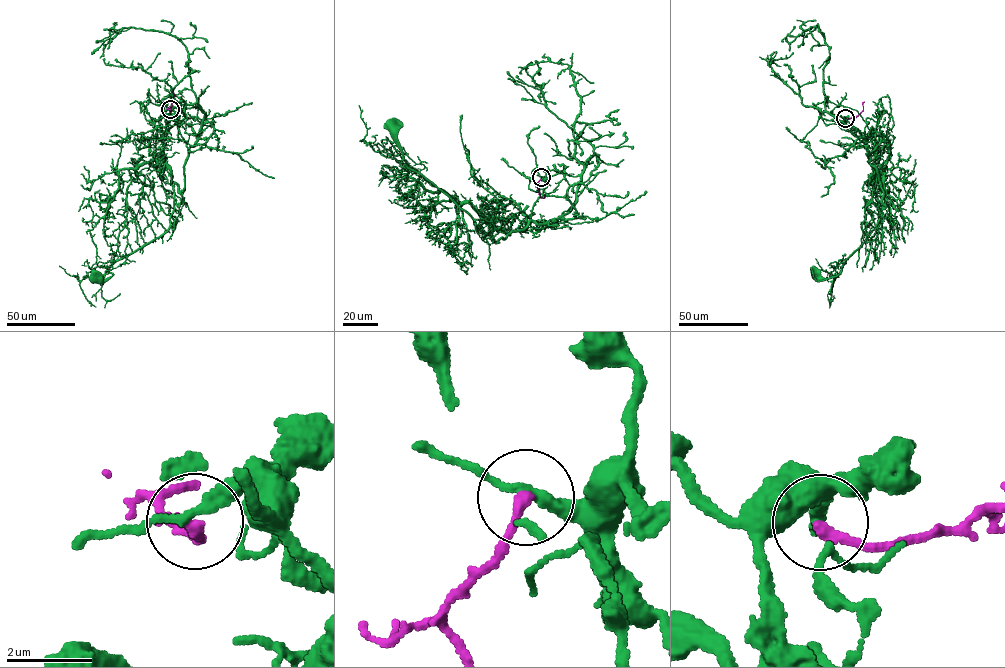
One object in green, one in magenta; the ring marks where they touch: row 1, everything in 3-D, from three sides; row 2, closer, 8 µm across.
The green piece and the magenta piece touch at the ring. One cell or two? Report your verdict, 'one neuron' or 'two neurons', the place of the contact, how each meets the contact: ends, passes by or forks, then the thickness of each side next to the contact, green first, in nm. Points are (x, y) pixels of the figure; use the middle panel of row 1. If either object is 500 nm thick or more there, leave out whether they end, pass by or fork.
two neurons; place (541, 177); green passes by; magenta ends; calibres 240 and 280 nm

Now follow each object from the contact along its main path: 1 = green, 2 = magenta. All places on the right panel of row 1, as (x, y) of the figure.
1: (845, 118), (854, 135), (884, 135), (889, 142), (884, 204), (877, 226), (841, 273), (826, 279), (816, 275)
2: (845, 118), (857, 116), (863, 110), (864, 102)

